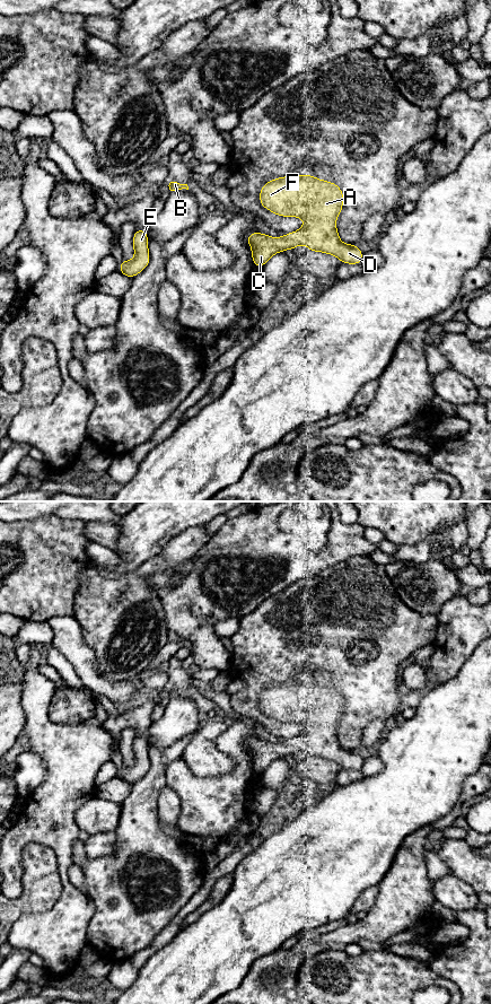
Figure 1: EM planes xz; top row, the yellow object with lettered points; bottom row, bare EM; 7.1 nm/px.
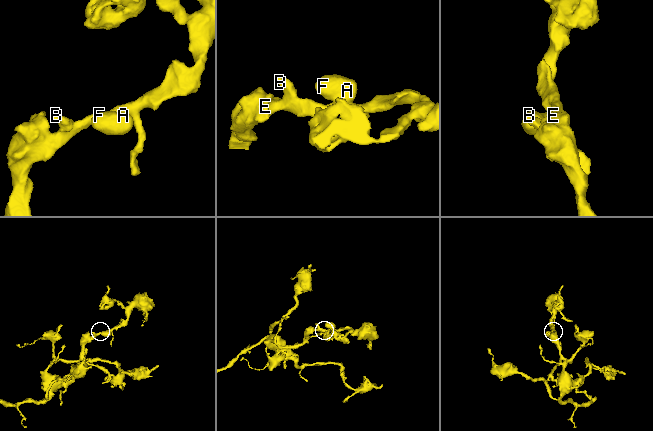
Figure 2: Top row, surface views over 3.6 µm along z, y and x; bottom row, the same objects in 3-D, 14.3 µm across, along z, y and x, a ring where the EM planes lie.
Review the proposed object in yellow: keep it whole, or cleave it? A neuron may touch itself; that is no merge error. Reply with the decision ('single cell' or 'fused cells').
single cell

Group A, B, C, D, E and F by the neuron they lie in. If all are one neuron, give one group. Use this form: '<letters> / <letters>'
A B C D E F

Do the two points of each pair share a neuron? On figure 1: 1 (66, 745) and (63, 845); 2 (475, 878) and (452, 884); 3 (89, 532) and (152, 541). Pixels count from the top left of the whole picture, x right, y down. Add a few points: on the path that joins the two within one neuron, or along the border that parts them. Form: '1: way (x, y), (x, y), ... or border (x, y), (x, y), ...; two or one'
1: way (66, 770), (63, 820); one
2: border (450, 873), (466, 882), (476, 893); two
3: border (119, 526), (117, 548), (114, 551); two

